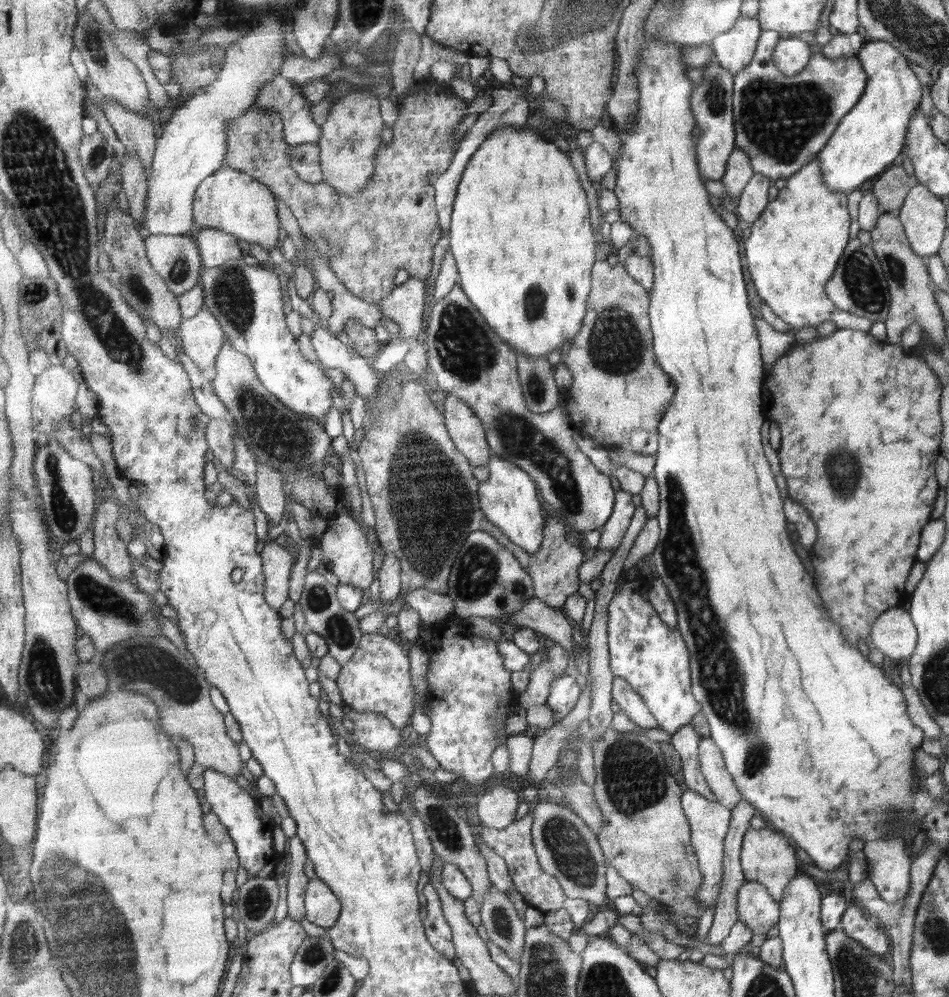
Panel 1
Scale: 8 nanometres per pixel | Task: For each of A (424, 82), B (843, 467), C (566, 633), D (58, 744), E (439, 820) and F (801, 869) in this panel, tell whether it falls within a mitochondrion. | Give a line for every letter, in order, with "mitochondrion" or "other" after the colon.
A: other
B: mitochondrion
C: other
D: other
E: mitochondrion
F: other

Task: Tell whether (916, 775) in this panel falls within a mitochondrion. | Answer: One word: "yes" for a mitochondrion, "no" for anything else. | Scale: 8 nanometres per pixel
no

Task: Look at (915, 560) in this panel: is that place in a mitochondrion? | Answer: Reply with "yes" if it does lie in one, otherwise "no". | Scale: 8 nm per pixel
no

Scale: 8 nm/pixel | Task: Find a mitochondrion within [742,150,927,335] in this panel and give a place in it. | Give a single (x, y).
(860, 276)

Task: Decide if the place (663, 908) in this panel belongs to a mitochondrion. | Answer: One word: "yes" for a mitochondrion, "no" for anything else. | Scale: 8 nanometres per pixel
no

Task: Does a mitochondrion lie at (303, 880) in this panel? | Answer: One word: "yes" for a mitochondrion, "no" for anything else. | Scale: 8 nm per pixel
no

